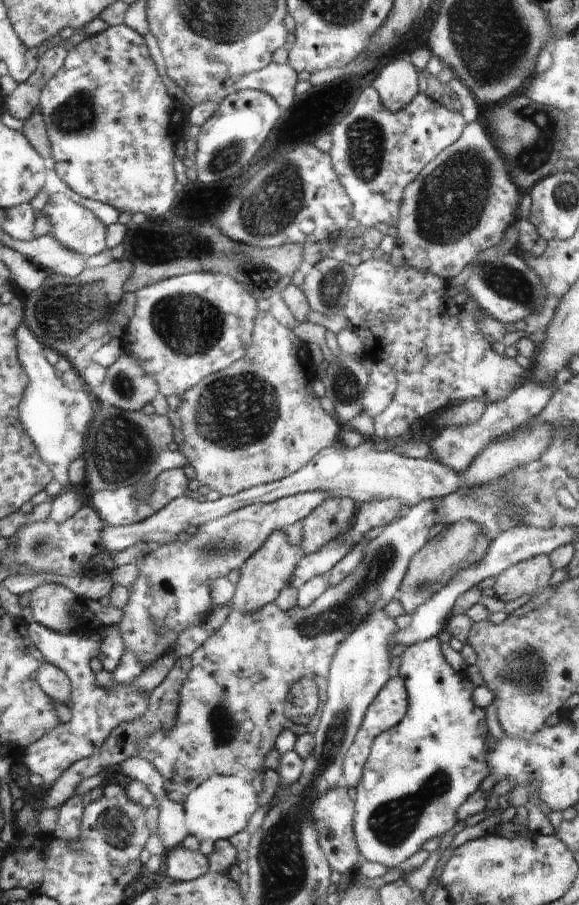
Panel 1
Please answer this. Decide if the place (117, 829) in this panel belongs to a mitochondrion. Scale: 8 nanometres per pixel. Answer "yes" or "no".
yes

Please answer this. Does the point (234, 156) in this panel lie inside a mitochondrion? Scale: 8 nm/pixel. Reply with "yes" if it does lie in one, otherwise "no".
yes

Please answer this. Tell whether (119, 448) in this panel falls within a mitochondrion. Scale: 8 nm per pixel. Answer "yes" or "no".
yes

